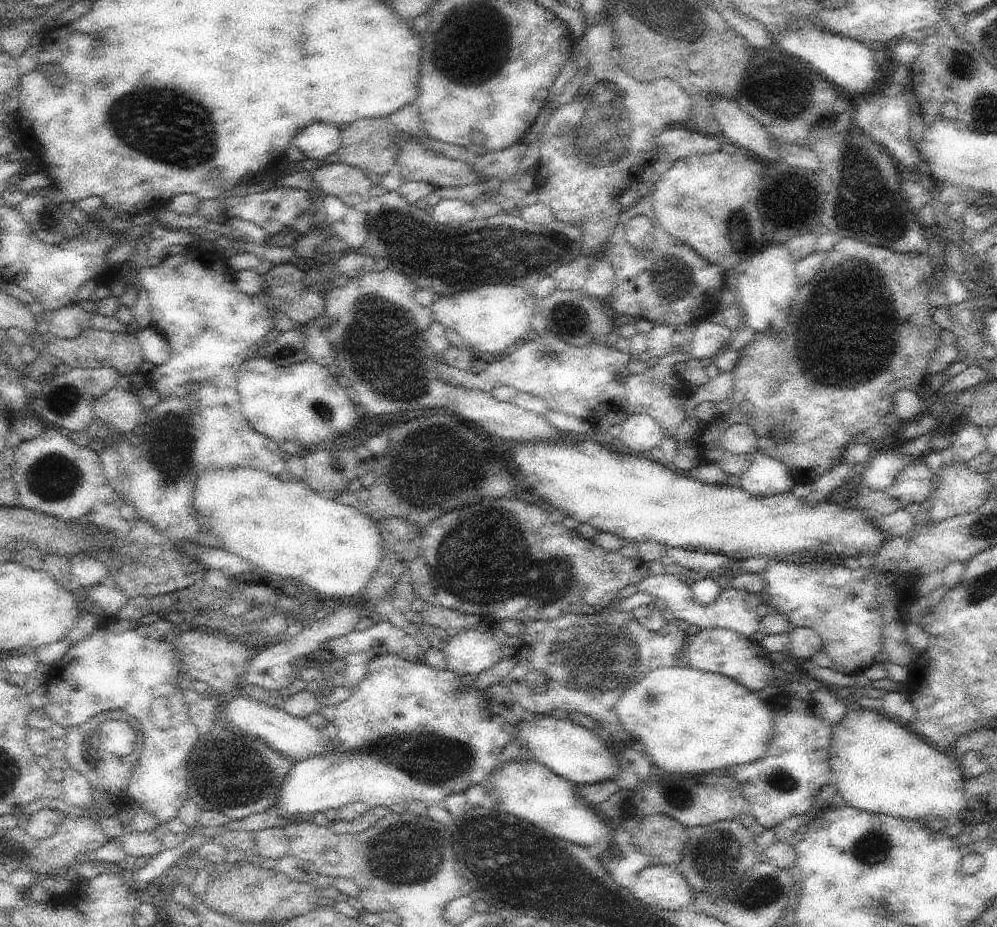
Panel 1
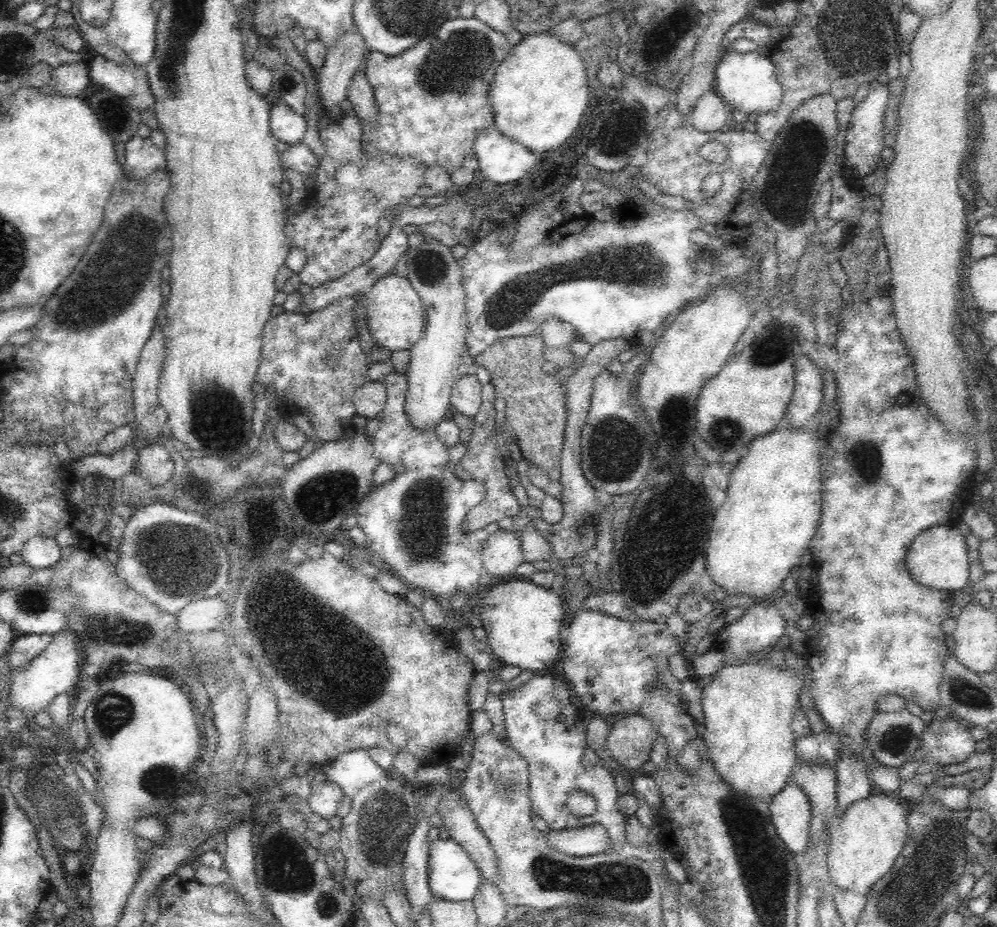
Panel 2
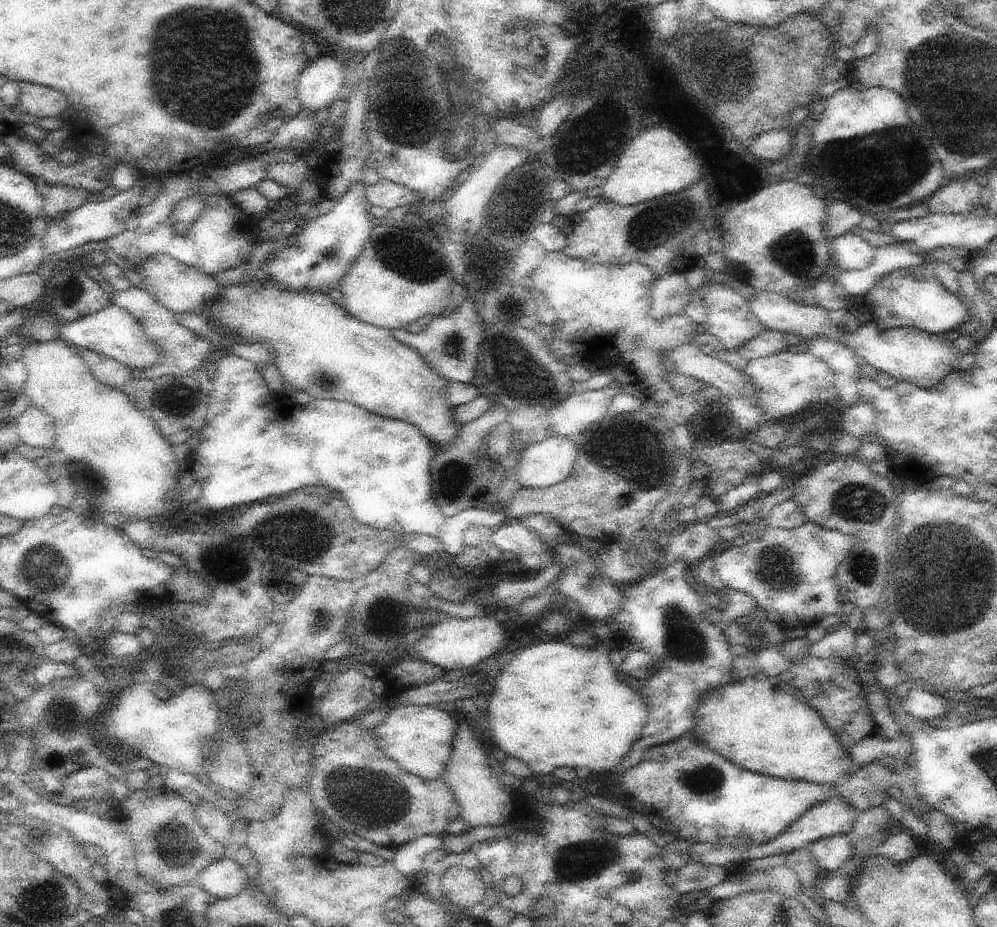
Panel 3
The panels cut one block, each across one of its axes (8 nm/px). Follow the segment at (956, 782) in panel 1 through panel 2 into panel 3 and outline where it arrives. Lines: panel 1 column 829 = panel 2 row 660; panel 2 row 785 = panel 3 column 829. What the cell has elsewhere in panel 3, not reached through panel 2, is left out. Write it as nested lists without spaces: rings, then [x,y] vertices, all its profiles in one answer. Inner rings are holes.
[[[757,672],[753,678],[735,680],[719,690],[711,690],[705,698],[701,698],[699,726],[693,732],[711,750],[753,774],[797,782],[805,780],[821,786],[839,786],[839,780],[843,776],[851,776],[853,772],[849,750],[843,748],[839,736],[827,726],[819,712],[805,702],[805,696],[793,684],[783,684],[779,678],[771,678],[763,672]]]

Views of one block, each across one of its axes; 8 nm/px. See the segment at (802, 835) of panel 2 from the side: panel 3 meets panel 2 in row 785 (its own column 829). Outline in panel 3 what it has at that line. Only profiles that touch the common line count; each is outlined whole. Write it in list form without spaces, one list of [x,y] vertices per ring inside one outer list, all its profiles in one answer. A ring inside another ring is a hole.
[[[693,730],[667,744],[647,748],[637,766],[623,770],[619,782],[635,802],[661,812],[663,818],[673,824],[675,836],[689,846],[761,846],[787,830],[795,818],[803,816],[813,804],[837,794],[837,786],[781,780],[743,770],[703,744]]]

